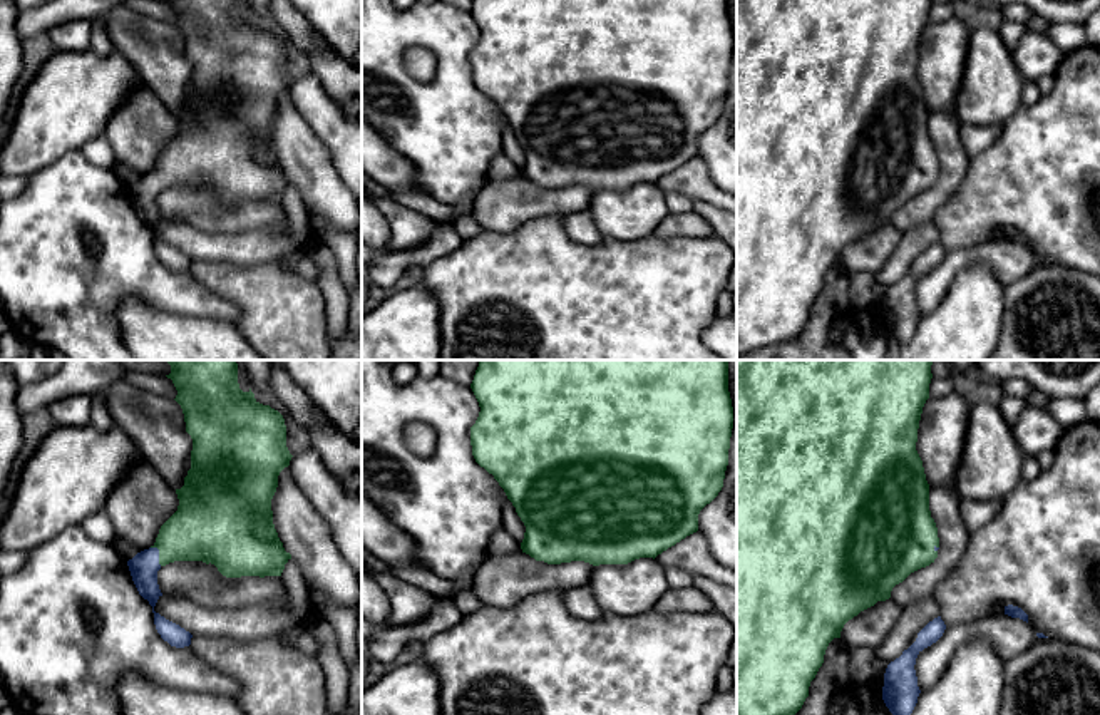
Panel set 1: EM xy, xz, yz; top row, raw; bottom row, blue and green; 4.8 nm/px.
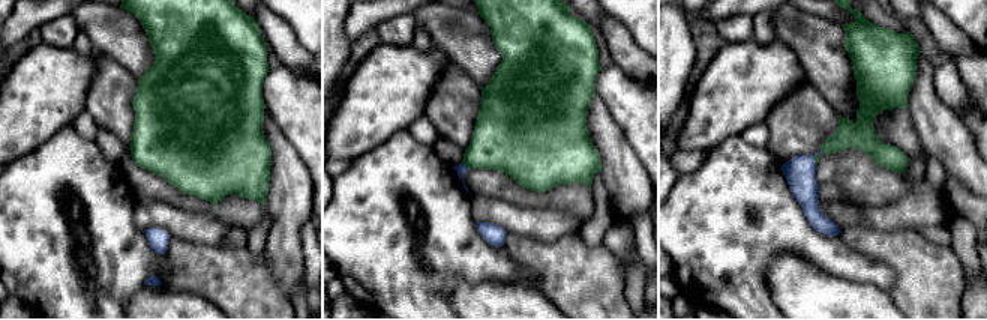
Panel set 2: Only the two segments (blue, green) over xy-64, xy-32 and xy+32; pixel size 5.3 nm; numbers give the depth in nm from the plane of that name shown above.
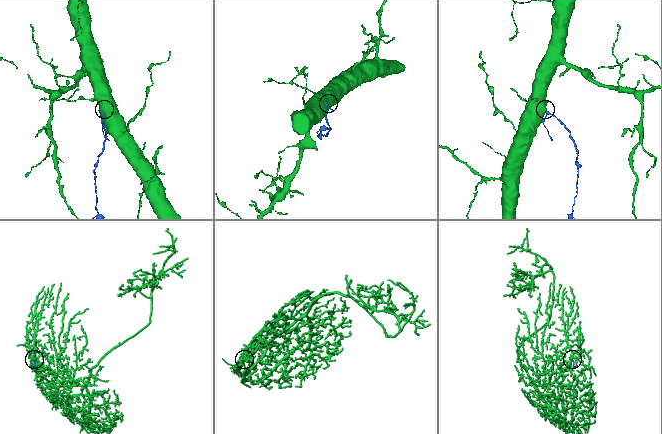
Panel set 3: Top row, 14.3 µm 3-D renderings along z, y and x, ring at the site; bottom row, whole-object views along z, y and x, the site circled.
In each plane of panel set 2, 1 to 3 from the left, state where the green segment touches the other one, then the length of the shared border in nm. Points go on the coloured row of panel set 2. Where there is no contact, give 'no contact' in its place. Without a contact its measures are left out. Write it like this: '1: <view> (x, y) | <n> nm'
1: no contact
2: xy-32 (465, 166) | 60 nm
3: xy+32 (813, 160) | 70 nm

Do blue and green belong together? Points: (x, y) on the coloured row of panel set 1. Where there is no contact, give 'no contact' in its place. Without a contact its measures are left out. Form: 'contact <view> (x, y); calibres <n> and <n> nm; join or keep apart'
contact xy (158, 555); calibres 140 and 300 nm; join

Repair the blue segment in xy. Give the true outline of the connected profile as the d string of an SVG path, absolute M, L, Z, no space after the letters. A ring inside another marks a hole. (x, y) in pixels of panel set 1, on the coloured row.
M164 360L164 362L167 362L167 363L171 365L171 373L166 375L166 377L172 380L172 383L174 383L174 387L176 387L176 390L177 390L177 395L176 395L174 400L176 400L176 402L181 405L181 409L182 409L184 422L186 422L186 432L188 432L188 434L191 435L191 439L193 439L191 469L188 471L188 476L184 477L184 486L182 486L181 489L176 489L176 494L177 494L177 499L179 499L177 511L161 526L159 534L157 534L157 538L156 538L156 543L154 543L149 549L141 551L141 553L137 553L132 559L129 559L129 561L127 561L127 566L129 566L132 581L134 581L134 584L136 584L139 594L141 594L144 599L147 599L149 604L152 606L154 625L156 625L156 630L157 630L157 633L161 635L161 638L162 638L164 641L167 641L171 646L184 648L184 646L189 646L189 645L191 645L193 635L191 635L189 631L186 631L184 628L181 628L179 625L166 620L164 616L161 616L159 613L154 611L154 606L156 606L157 599L162 596L162 593L161 593L161 589L159 589L159 584L157 584L157 571L159 571L162 566L166 566L166 564L169 564L169 563L174 563L174 561L203 561L203 563L206 563L206 564L209 564L209 563L214 564L214 566L218 568L218 571L219 571L223 576L226 576L226 578L241 578L241 576L260 576L260 578L265 578L265 576L281 576L281 573L283 573L283 569L285 569L285 564L291 559L291 554L285 551L283 543L280 541L278 532L276 532L276 529L275 529L275 524L273 524L273 511L271 511L271 499L273 499L273 496L275 496L275 492L276 492L276 487L278 487L278 476L280 476L280 472L281 472L285 467L290 466L290 460L291 460L293 455L290 454L290 450L288 450L288 447L286 447L286 425L285 425L283 415L281 415L278 410L271 409L270 405L260 404L260 402L254 399L254 394L251 392L251 388L249 388L248 392L243 392L243 390L239 388L239 383L238 383L238 363L236 363L236 360Z

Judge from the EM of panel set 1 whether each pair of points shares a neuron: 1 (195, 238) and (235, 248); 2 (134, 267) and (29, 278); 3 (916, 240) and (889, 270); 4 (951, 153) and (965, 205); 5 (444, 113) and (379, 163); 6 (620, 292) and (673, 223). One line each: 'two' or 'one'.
1: one
2: one
3: one
4: two
5: two
6: two

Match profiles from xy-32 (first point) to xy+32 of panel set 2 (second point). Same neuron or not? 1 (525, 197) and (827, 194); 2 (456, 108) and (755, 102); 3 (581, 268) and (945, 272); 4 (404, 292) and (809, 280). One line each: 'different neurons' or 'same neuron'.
1: different neurons
2: different neurons
3: same neuron
4: different neurons

